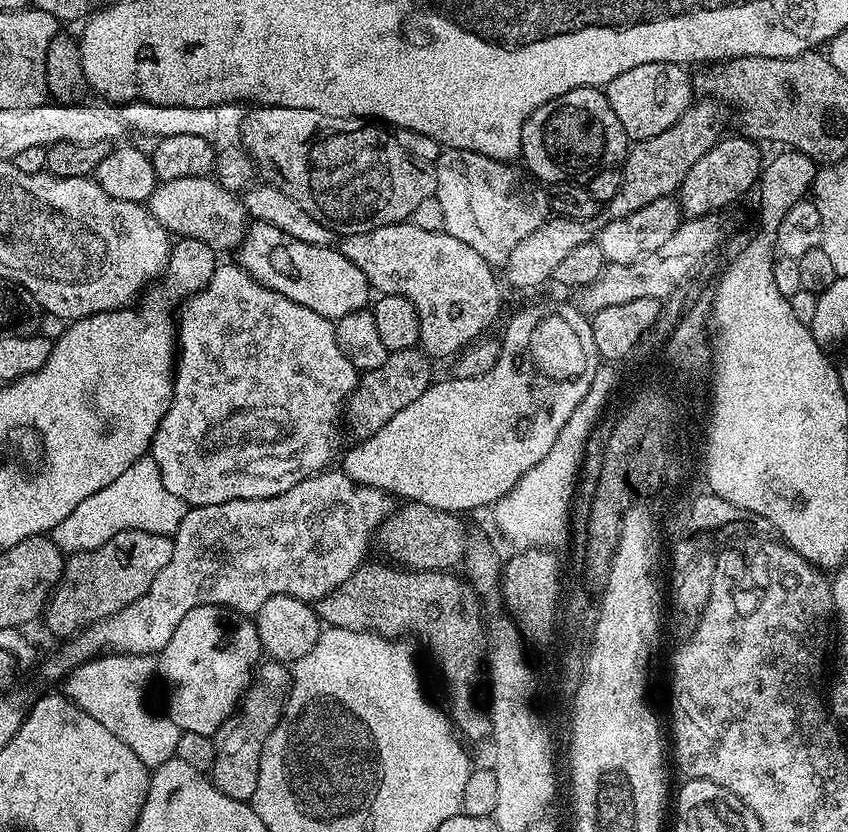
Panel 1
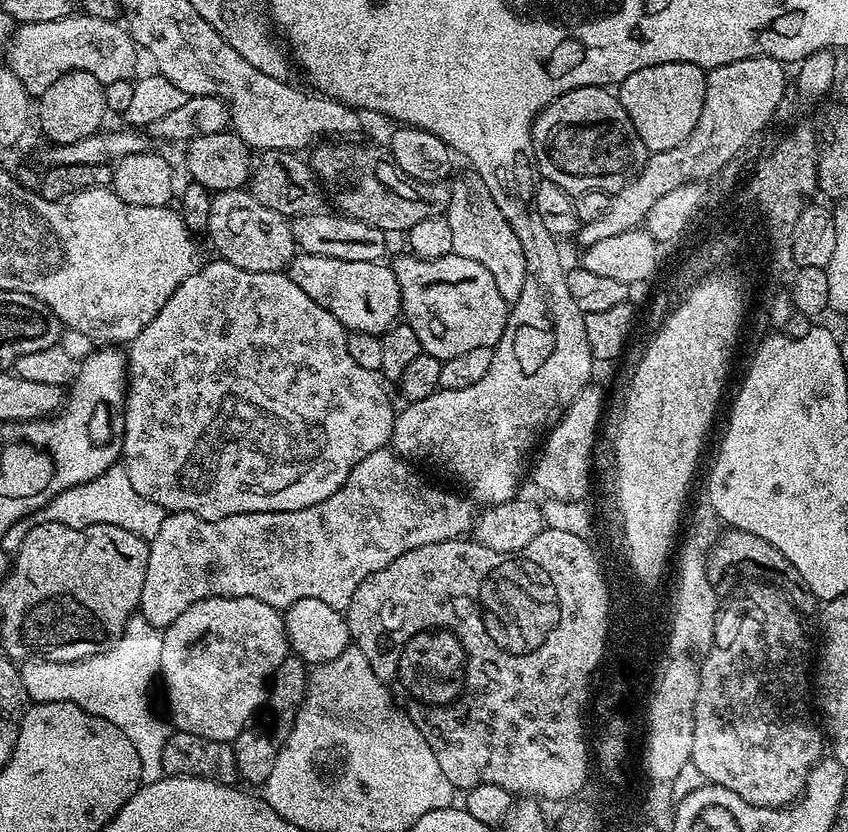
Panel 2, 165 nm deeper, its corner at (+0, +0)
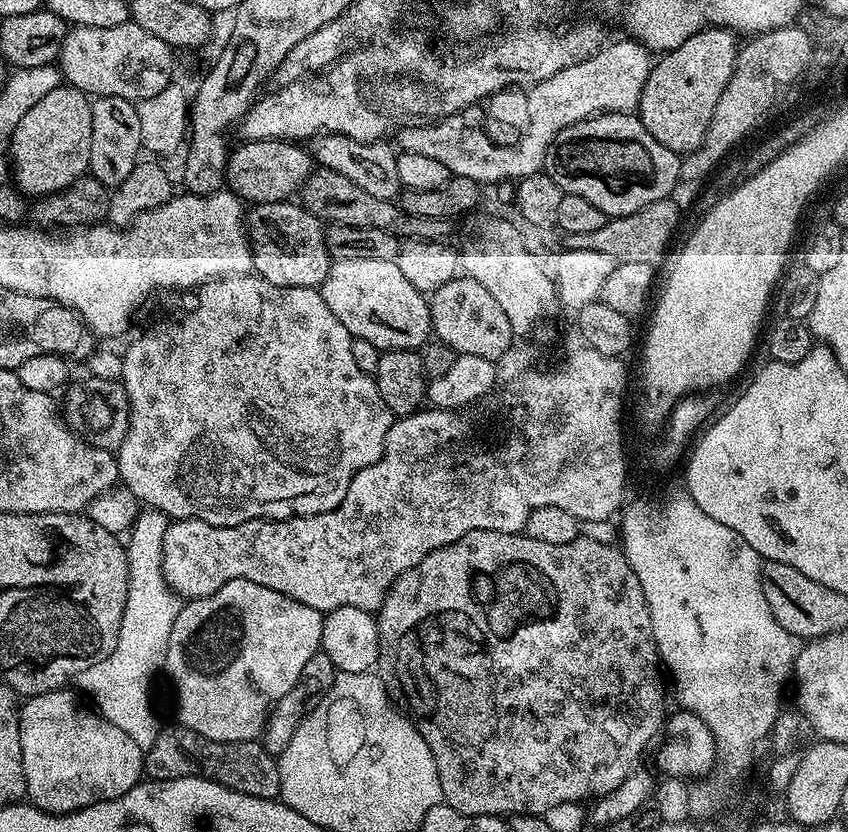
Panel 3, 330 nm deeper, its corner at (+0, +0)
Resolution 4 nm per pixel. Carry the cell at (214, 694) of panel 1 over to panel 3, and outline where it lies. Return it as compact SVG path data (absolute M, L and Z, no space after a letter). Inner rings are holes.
M249 580L226 582L226 586L222 586L222 590L214 590L214 594L197 600L188 600L181 607L178 618L174 618L174 626L170 630L170 642L164 655L163 671L166 676L168 672L169 678L172 679L172 692L176 695L176 716L180 719L177 721L183 727L194 730L211 740L234 742L235 740L257 739L264 731L264 723L268 721L269 712L284 695L290 694L290 690L294 690L294 682L298 682L298 674L302 674L306 662L310 662L310 658L314 658L314 654L321 651L324 618L325 613L314 610L314 606L302 606L302 602L294 602L294 598L290 598L286 594L278 594L278 590L258 586L258 582Z

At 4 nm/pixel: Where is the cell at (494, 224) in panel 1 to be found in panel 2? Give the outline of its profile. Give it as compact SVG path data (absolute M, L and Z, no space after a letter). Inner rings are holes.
M475 174L467 175L461 180L453 179L450 184L452 193L446 218L450 222L450 234L454 234L452 250L462 258L471 258L486 266L502 298L511 302L520 297L522 282L526 282L526 254L522 254L522 242L518 242L518 234L514 234L506 218L502 218L482 178Z

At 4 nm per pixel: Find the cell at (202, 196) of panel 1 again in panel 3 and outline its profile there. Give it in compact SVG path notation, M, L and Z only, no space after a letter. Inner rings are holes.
M283 200L282 202L270 202L269 204L258 204L249 207L246 212L246 223L248 226L248 241L252 244L252 266L255 275L261 276L266 282L274 282L274 286L286 286L287 288L314 288L319 289L320 284L323 283L328 273L328 269L332 267L334 261L328 254L328 247L326 246L326 238L324 237L326 228L318 217L309 212L300 202L289 202Z

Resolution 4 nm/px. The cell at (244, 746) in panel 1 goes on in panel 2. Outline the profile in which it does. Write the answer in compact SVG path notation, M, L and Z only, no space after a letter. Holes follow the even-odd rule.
M295 654L288 655L287 658L280 663L278 670L271 678L270 691L266 701L267 707L269 709L272 707L272 712L276 715L277 740L275 740L270 733L253 727L251 730L245 730L232 744L234 758L238 762L238 774L240 775L240 780L243 781L245 785L256 784L256 786L262 786L266 782L266 778L270 778L270 769L274 766L278 741L283 742L294 726L300 704L303 702L304 695L308 689L309 675L309 665L305 664L304 661Z

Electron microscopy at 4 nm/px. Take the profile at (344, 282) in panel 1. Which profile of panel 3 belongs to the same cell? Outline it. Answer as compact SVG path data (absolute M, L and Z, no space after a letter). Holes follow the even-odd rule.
M350 258L338 260L328 269L326 278L318 289L326 306L334 310L338 322L357 340L370 342L370 346L389 352L390 350L420 350L429 343L433 335L432 319L428 309L430 300L425 293L414 290L408 279L398 270L395 260L381 262L375 258Z

